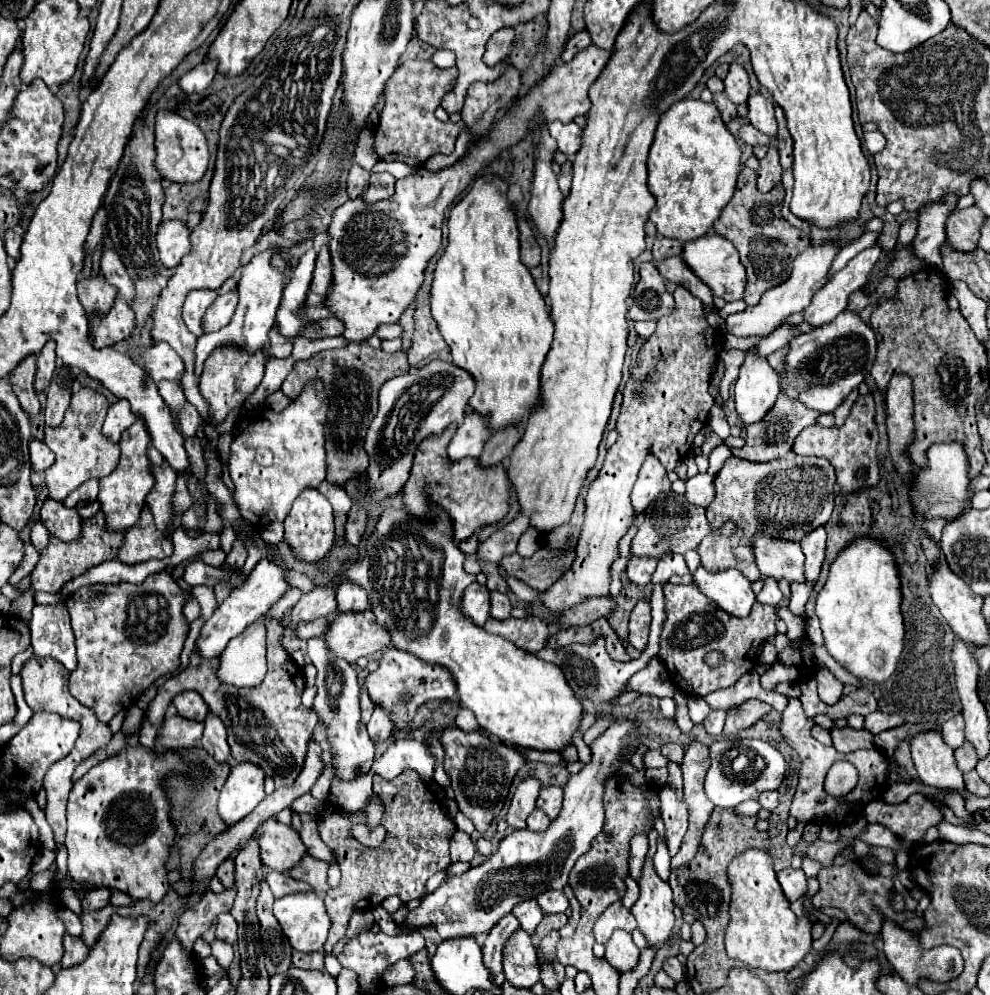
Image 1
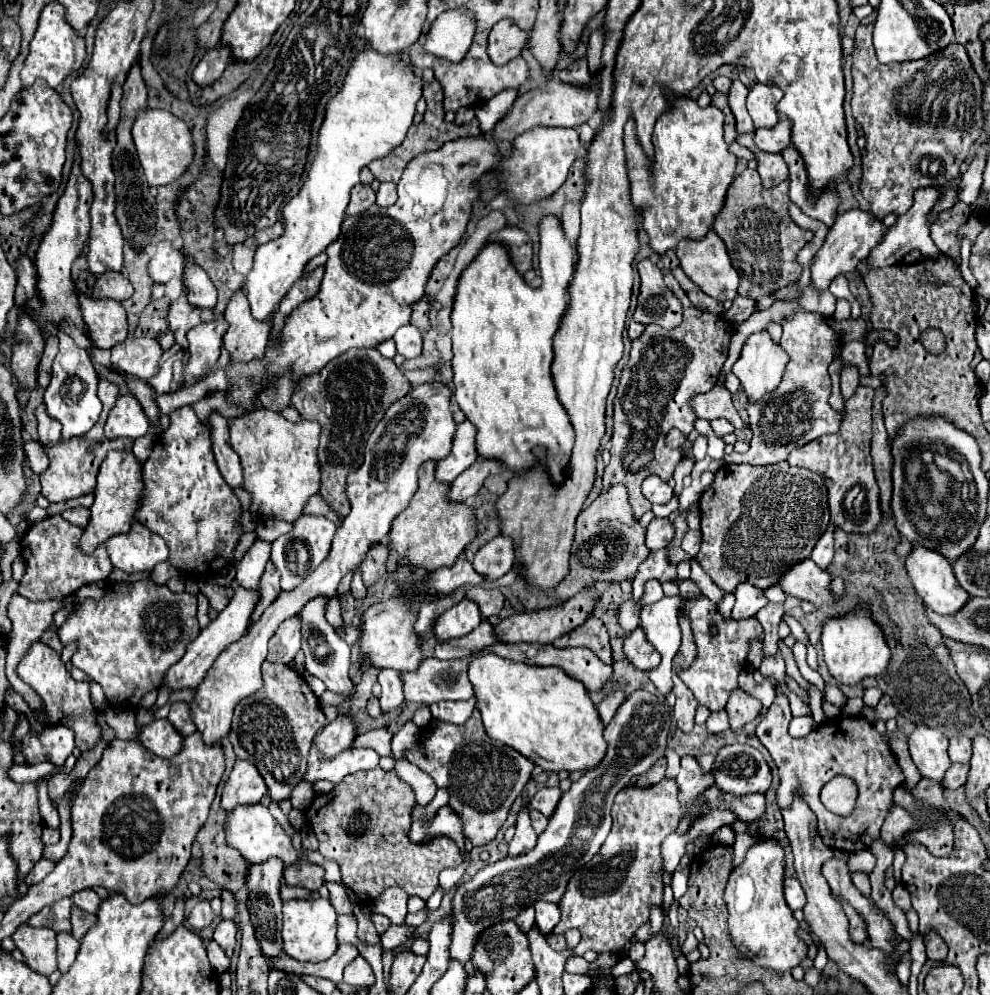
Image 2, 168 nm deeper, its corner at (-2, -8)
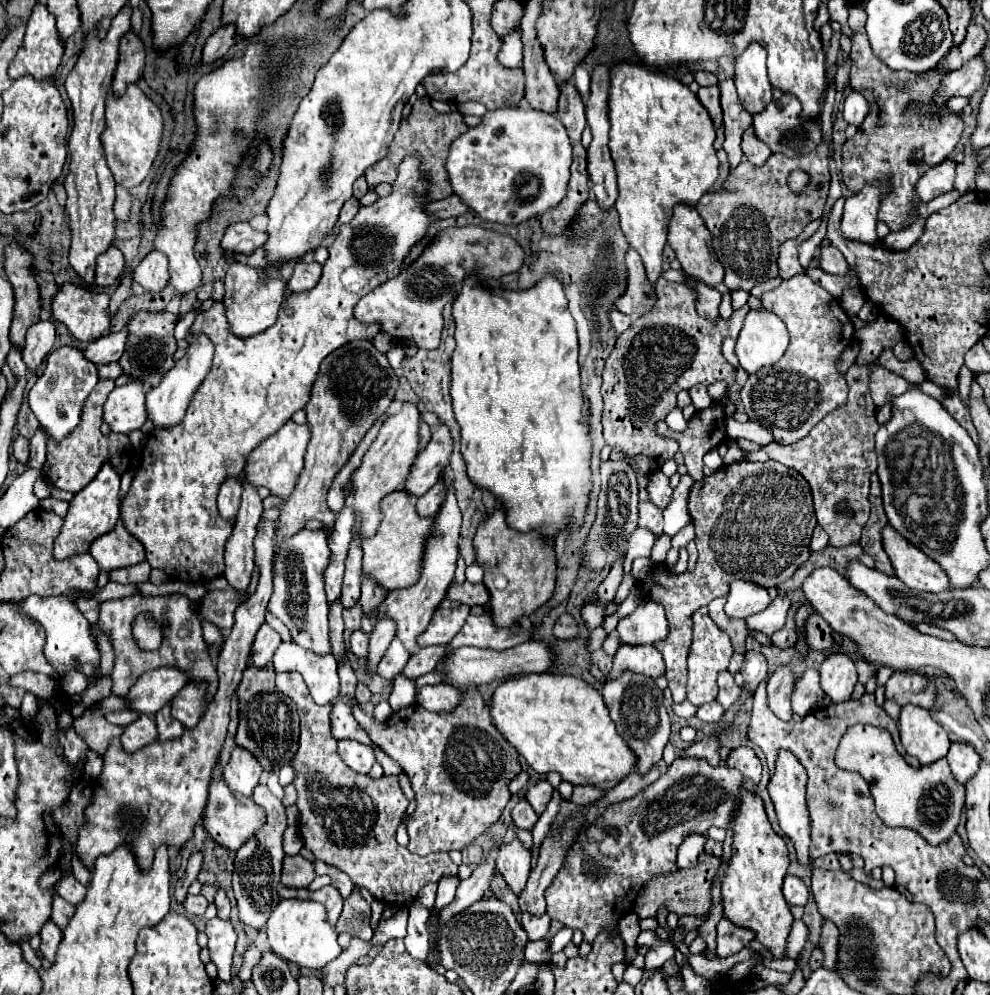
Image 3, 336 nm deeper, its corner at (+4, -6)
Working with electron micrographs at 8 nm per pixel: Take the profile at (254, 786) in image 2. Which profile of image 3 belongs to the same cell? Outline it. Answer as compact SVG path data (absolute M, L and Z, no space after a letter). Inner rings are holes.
M236 746L232 750L232 758L224 768L224 780L232 792L240 792L244 796L250 796L254 786L258 784L262 774L262 766L256 760L252 752L246 748Z

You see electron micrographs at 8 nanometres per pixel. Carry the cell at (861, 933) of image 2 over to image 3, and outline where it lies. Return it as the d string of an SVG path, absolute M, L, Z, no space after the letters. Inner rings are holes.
M824 922L822 926L822 934L820 934L820 944L818 944L824 952L824 962L822 962L822 968L828 968L828 970L834 970L834 964L836 964L836 956L838 956L838 932L836 932L836 926L834 922Z

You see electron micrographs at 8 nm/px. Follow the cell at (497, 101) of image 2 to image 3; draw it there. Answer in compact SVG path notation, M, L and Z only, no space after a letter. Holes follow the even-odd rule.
M512 30L508 36L502 36L502 48L498 52L498 62L506 67L522 67L522 30Z

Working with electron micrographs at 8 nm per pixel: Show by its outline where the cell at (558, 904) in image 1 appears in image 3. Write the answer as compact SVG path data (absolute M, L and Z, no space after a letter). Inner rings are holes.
M522 914L522 928L528 934L528 940L540 940L548 934L550 918L548 916L532 916L532 914Z

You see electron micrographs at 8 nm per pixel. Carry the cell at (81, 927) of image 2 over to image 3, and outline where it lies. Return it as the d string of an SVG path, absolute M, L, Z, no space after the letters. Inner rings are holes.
M54 894L54 896L52 896L52 916L50 916L52 922L54 922L60 930L64 930L66 924L70 922L72 914L74 914L74 906L72 906L70 902L66 902L64 898L60 898L58 894Z

